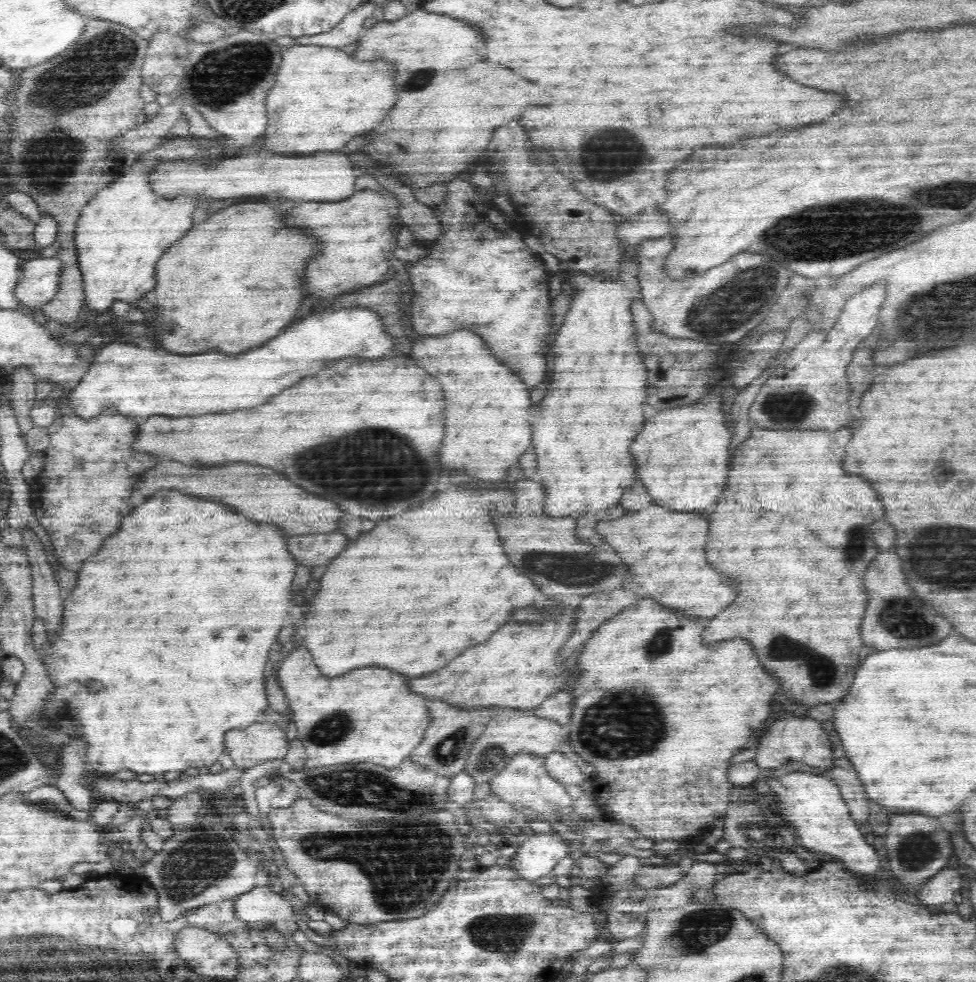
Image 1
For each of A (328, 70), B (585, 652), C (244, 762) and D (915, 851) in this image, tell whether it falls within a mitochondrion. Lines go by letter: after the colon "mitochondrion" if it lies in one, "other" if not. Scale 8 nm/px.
A: other
B: other
C: other
D: mitochondrion

